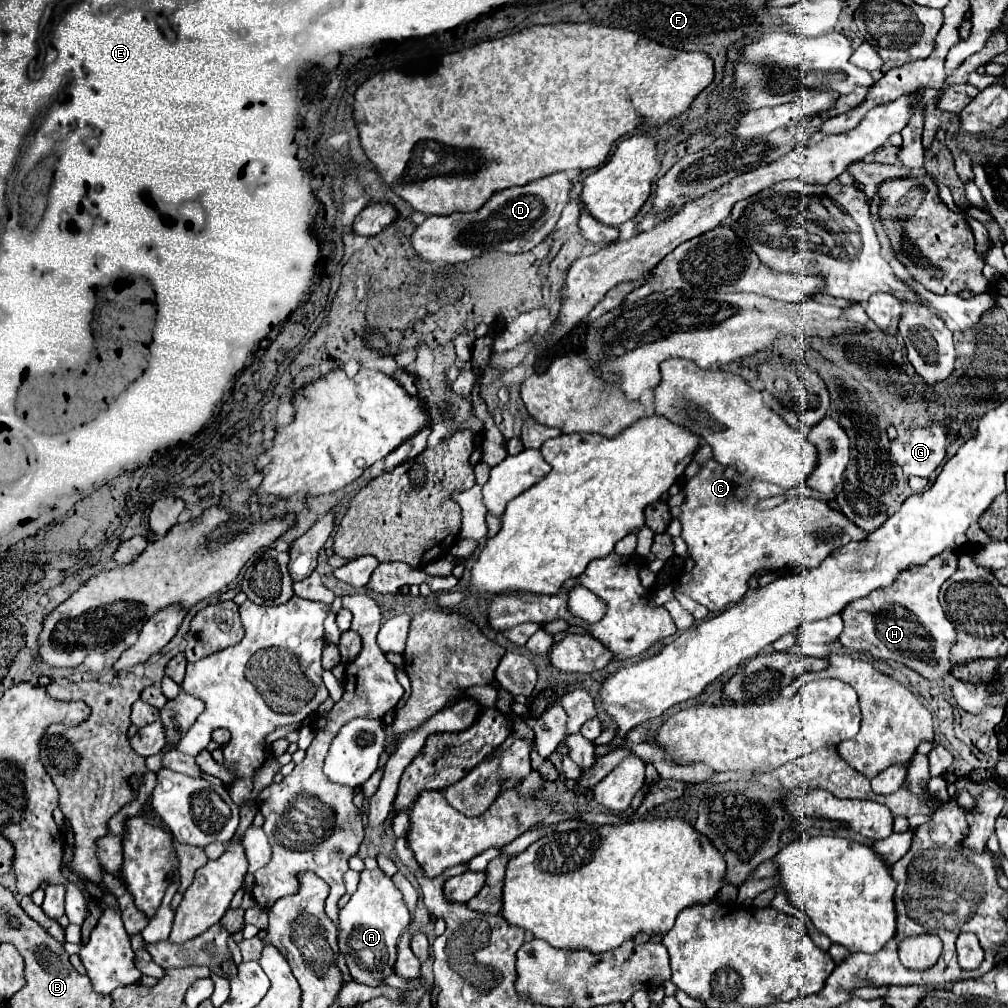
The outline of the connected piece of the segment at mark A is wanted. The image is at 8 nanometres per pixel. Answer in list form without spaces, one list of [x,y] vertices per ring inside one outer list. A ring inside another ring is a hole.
[[[379,868],[363,870],[357,892],[339,910],[339,948],[345,954],[351,978],[359,984],[379,986],[387,976],[391,976],[397,960],[397,940],[407,926],[409,910],[391,878]]]

